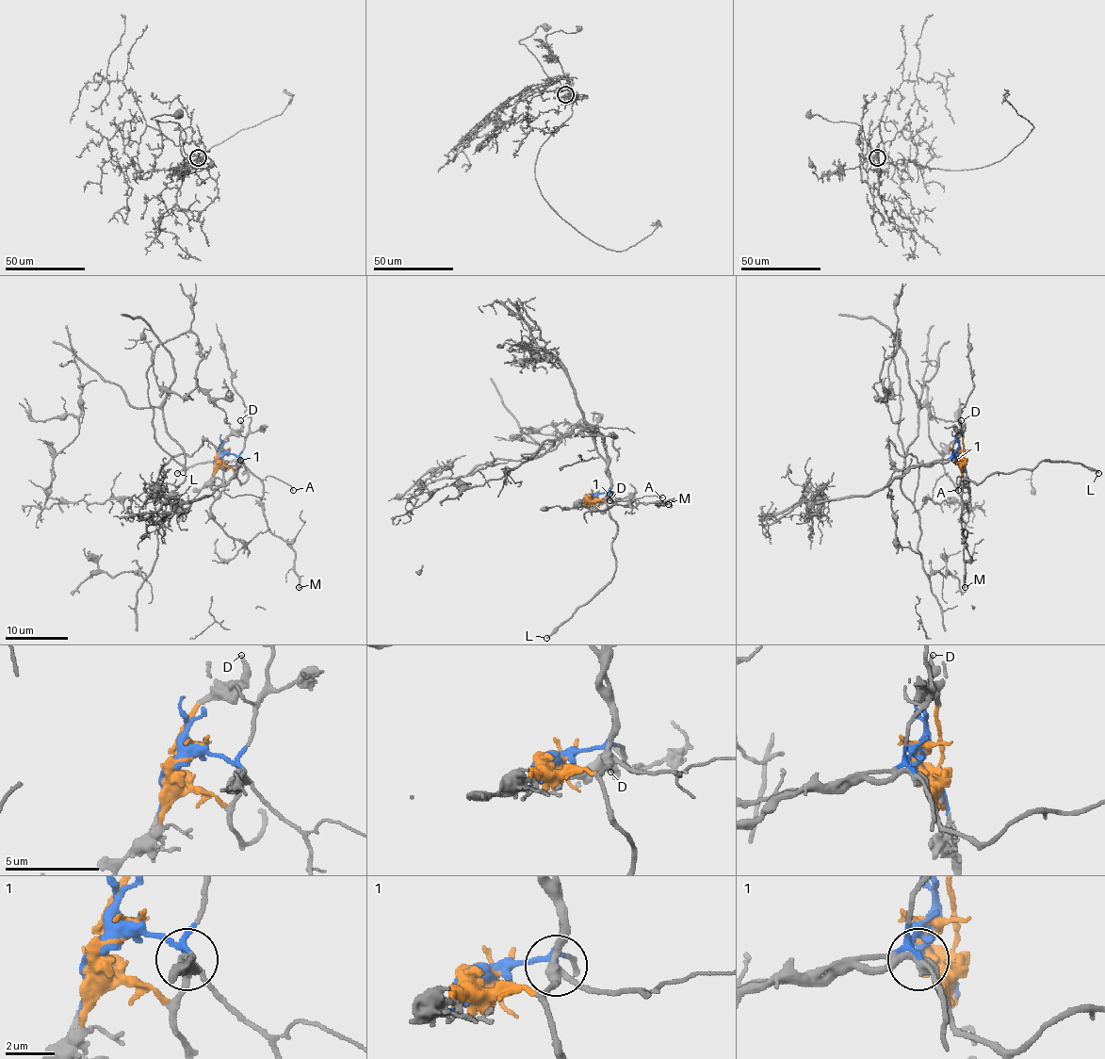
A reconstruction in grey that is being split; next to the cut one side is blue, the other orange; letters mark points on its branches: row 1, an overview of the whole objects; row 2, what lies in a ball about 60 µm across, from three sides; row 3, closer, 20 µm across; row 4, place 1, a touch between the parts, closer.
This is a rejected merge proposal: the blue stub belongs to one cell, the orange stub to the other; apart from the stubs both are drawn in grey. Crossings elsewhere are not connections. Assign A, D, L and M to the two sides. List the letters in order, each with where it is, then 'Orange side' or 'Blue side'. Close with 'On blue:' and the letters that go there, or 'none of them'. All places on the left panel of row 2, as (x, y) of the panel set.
A: Place: (293, 490). Blue side
D: Place: (240, 420). Orange side
L: Place: (177, 473). Orange side
M: Place: (299, 587). Blue side
On blue: A, M

